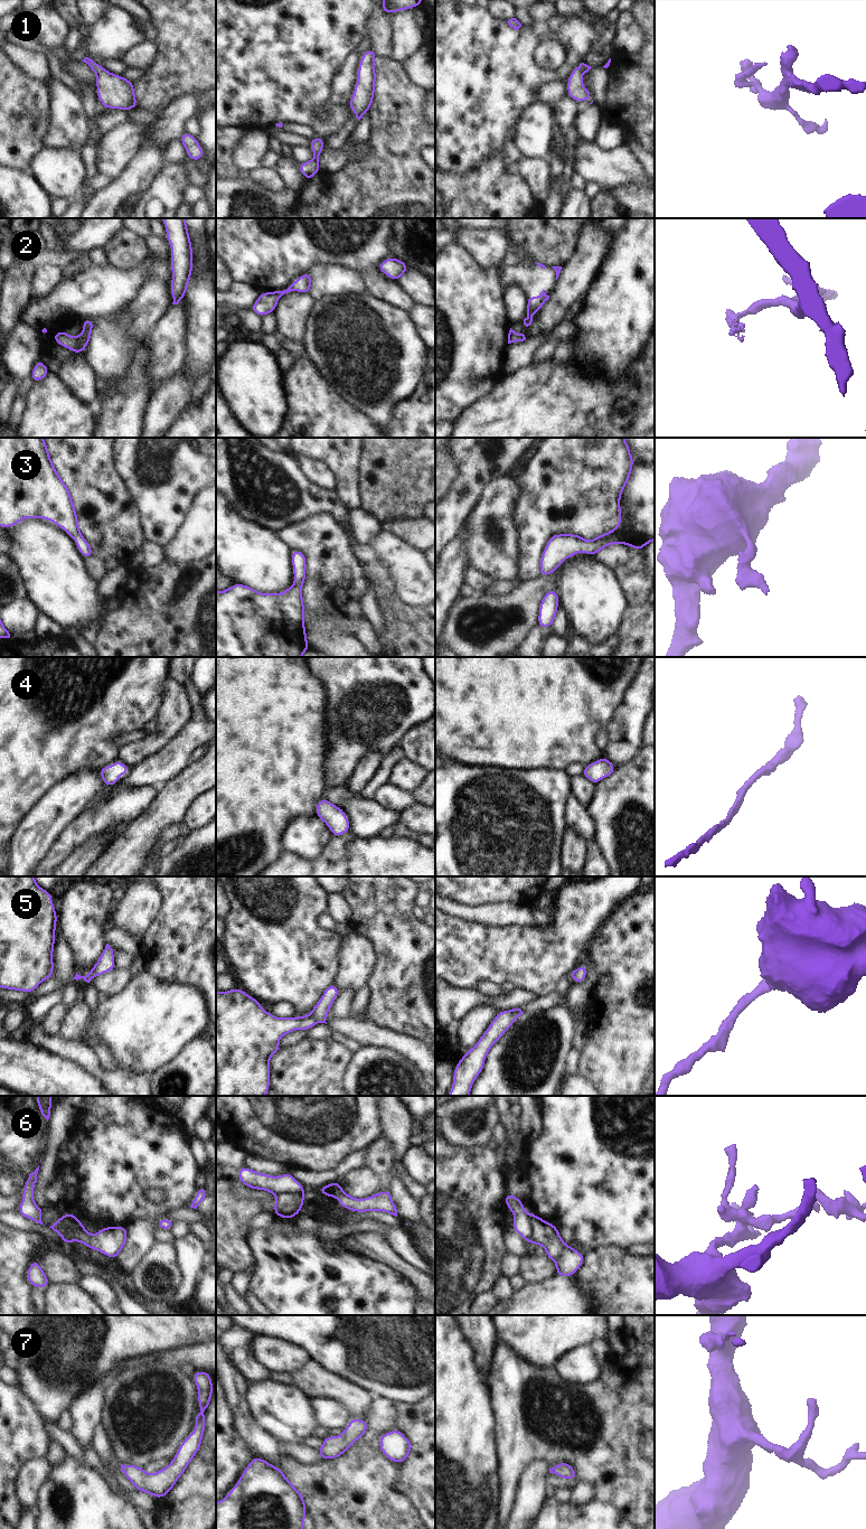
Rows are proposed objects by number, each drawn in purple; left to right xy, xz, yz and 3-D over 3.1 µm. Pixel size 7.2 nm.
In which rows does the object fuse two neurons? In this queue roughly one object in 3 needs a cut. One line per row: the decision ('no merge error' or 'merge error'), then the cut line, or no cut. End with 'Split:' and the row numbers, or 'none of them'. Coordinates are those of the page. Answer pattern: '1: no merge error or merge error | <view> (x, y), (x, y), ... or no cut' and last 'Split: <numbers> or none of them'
1: no merge error | no cut
2: no merge error | no cut
3: no merge error | no cut
4: no merge error | no cut
5: merge error | xz (310, 1013), (317, 1022)
6: merge error | xy (63, 1216), (64, 1226), (72, 1232), (72, 1236), (65, 1241)
7: no merge error | no cut
Split: 5, 6

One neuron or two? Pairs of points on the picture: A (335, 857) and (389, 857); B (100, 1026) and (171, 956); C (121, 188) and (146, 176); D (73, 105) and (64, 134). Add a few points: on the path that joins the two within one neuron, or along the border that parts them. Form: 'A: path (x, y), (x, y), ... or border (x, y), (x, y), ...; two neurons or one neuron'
A: path (348, 857), (376, 857); one neuron
B: border (144, 968), (161, 981), (177, 984); two neurons
C: path (126, 184), (140, 176); one neuron
D: path (69, 112), (69, 128); one neuron

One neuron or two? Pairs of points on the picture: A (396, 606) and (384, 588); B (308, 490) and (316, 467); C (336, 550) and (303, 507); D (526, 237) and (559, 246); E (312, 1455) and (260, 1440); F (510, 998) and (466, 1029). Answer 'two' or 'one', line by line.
A: two
B: two
C: two
D: one
E: two
F: two

